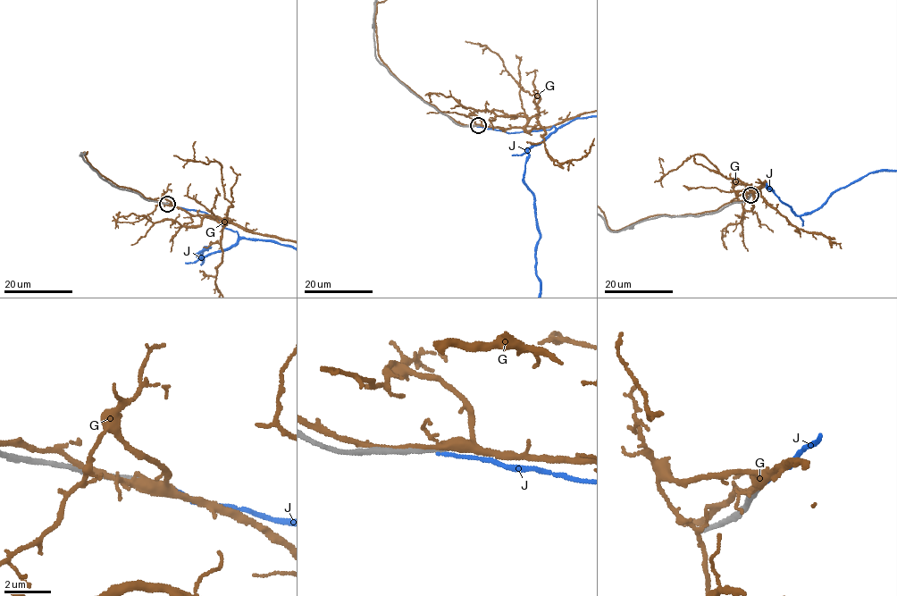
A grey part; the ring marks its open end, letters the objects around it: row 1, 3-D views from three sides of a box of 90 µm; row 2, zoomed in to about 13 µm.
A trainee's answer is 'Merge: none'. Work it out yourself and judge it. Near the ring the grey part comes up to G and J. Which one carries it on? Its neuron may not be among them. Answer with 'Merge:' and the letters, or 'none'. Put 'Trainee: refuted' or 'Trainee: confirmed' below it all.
Merge: none
Trainee: confirmed

